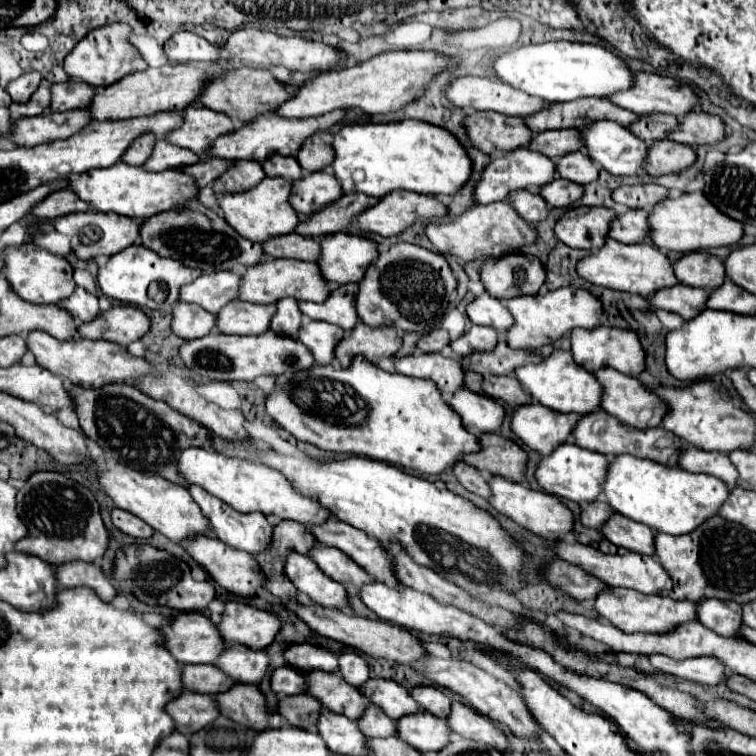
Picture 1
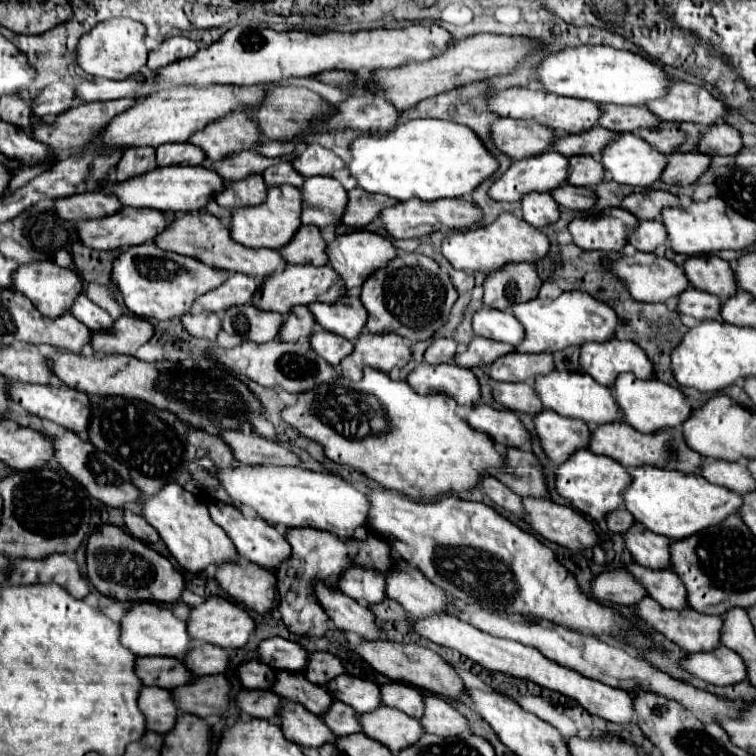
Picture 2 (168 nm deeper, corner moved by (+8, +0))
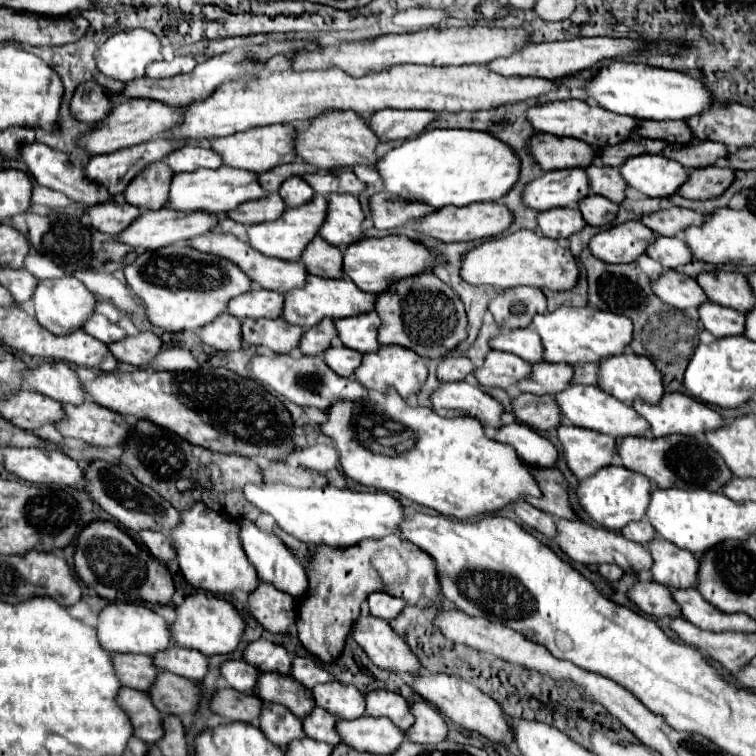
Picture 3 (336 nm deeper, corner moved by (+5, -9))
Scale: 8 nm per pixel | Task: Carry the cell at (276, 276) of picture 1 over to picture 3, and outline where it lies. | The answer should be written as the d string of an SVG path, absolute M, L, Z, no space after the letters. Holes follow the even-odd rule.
M308 276L308 282L304 288L296 288L290 294L286 294L284 304L284 320L296 326L302 326L304 330L316 326L324 318L348 318L356 314L364 314L368 310L374 310L376 296L362 292L350 278L340 280L328 280L320 276Z

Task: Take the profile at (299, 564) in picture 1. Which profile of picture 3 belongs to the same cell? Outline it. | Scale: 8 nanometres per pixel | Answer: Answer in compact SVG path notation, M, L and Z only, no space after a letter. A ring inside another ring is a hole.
M360 616L352 628L352 636L378 668L396 674L420 674L420 660L412 654L410 646L388 626L386 620Z

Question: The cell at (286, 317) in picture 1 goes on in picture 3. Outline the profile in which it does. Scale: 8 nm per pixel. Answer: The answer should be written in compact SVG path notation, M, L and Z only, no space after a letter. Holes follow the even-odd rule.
M326 318L318 326L304 332L302 342L300 342L300 352L302 354L322 354L324 350L328 350L334 338L336 338L334 320Z

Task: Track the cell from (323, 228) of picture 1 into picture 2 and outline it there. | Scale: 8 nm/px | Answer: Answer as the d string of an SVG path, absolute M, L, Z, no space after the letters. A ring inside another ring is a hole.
M355 187L349 191L349 203L345 207L345 213L341 217L341 225L351 225L351 227L363 227L371 223L381 209L397 203L391 197L385 195L373 195L365 193L363 189Z

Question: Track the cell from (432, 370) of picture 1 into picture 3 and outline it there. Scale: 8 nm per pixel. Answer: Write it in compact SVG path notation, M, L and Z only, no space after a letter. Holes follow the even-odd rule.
M468 382L442 384L432 394L432 406L440 416L472 416L480 420L484 426L500 428L504 408L498 400L480 390L480 386L472 386Z

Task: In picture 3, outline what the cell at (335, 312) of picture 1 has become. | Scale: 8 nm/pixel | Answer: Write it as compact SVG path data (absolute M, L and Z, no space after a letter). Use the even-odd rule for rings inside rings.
M376 312L350 316L334 320L338 328L338 338L344 342L344 346L358 350L362 354L368 354L372 350L378 350L380 344L376 340L376 330L380 326L380 318Z

